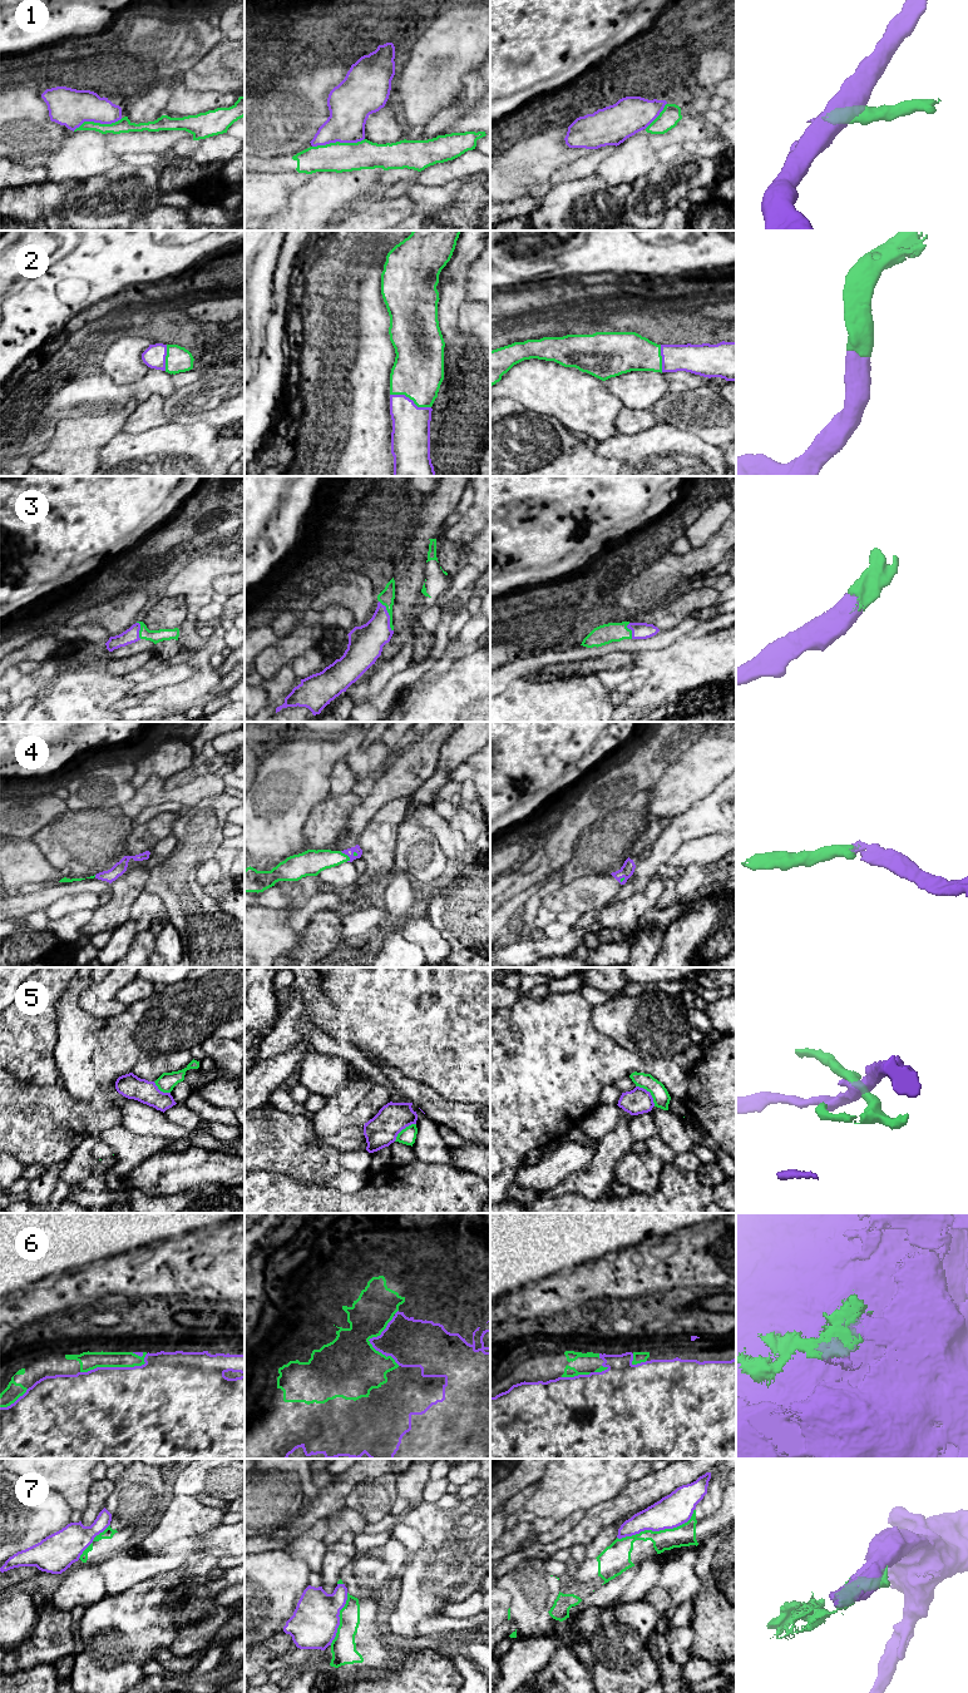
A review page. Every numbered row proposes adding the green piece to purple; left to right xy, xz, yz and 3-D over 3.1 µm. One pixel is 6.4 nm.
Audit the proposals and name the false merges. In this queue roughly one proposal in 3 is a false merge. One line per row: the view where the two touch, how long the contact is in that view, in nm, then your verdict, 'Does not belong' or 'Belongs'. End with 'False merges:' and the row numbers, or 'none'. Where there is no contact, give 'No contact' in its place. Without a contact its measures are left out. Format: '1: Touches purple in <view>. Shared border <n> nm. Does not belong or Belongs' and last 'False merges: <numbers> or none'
1: Touches purple in xz. Shared border 340 nm. Does not belong
2: Touches purple in xz. Shared border 280 nm. Belongs
3: Touches purple in xz. Shared border 220 nm. Belongs
4: Touches purple in xz. Shared border 90 nm. Belongs
5: Touches purple in yz. Shared border 180 nm. Does not belong
6: Touches purple in xy. Shared border 440 nm. Belongs
7: Touches purple in yz. Shared border 550 nm. Does not belong
False merges: 1, 5, 7

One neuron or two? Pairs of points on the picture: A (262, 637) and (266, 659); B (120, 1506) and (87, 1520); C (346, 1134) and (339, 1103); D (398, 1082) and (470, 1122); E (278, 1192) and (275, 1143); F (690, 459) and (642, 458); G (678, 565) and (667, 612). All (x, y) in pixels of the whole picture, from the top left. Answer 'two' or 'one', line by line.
A: two
B: two
C: two
D: one
E: two
F: one
G: two

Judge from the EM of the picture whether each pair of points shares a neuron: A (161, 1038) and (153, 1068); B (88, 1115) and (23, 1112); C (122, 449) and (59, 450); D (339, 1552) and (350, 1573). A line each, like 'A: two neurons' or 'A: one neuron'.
A: two neurons
B: one neuron
C: two neurons
D: two neurons

